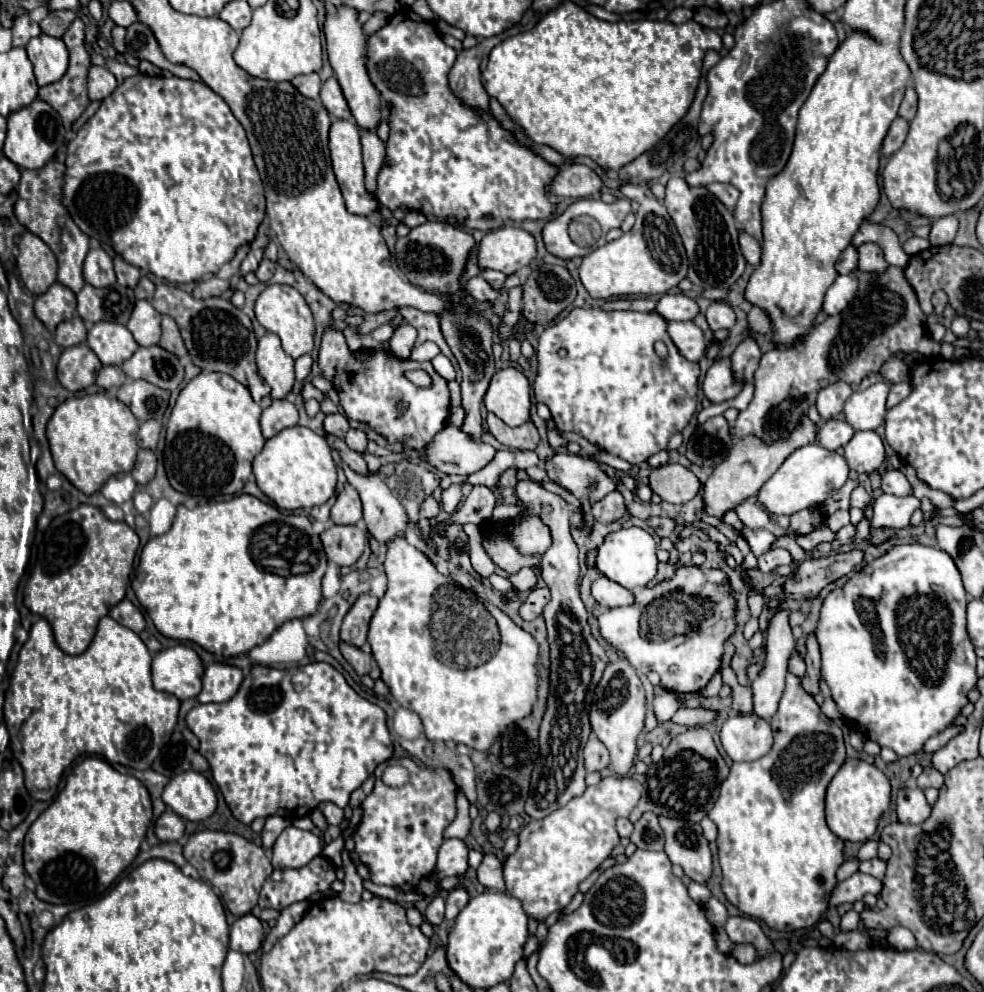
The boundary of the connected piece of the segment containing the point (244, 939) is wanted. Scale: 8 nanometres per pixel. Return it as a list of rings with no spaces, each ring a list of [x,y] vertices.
[[[245,914],[231,926],[229,948],[243,954],[251,954],[257,948],[261,948],[263,938],[265,938],[265,932],[263,932],[261,920],[253,914]]]

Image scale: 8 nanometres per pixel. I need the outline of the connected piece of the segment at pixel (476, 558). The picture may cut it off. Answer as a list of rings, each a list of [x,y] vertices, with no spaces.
[[[463,524],[463,532],[469,538],[469,558],[471,558],[471,564],[473,564],[475,572],[481,578],[489,578],[495,572],[497,566],[493,564],[493,560],[489,558],[489,554],[483,548],[479,526],[477,524]]]

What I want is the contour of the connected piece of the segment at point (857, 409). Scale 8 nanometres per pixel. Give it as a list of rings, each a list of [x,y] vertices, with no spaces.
[[[877,382],[865,390],[855,390],[843,408],[847,424],[851,424],[853,430],[875,430],[881,426],[887,414],[887,394],[887,382]]]

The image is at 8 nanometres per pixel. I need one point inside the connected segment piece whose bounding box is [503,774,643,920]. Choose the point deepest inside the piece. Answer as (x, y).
(555, 854)

